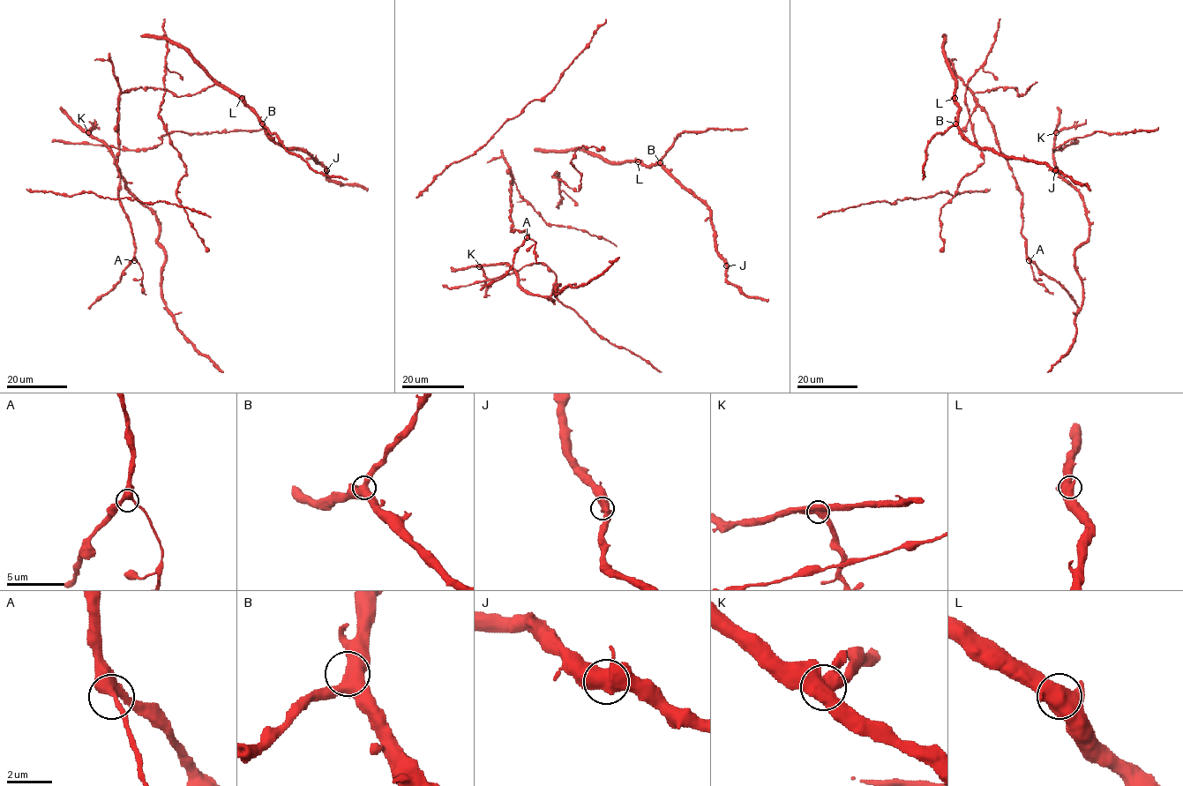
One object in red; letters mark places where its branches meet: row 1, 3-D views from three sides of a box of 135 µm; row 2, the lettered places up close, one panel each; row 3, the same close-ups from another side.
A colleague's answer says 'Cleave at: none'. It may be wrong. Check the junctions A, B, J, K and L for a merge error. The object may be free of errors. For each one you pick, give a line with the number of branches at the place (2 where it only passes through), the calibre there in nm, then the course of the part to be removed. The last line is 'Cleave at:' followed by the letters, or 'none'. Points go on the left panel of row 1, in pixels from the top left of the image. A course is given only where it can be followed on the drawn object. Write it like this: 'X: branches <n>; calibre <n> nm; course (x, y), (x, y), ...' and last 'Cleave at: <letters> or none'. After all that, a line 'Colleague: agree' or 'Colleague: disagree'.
K: branches 4; calibre 550 nm; course (88, 132), (94, 128), (94, 119)
Cleave at: K
Colleague: disagree

